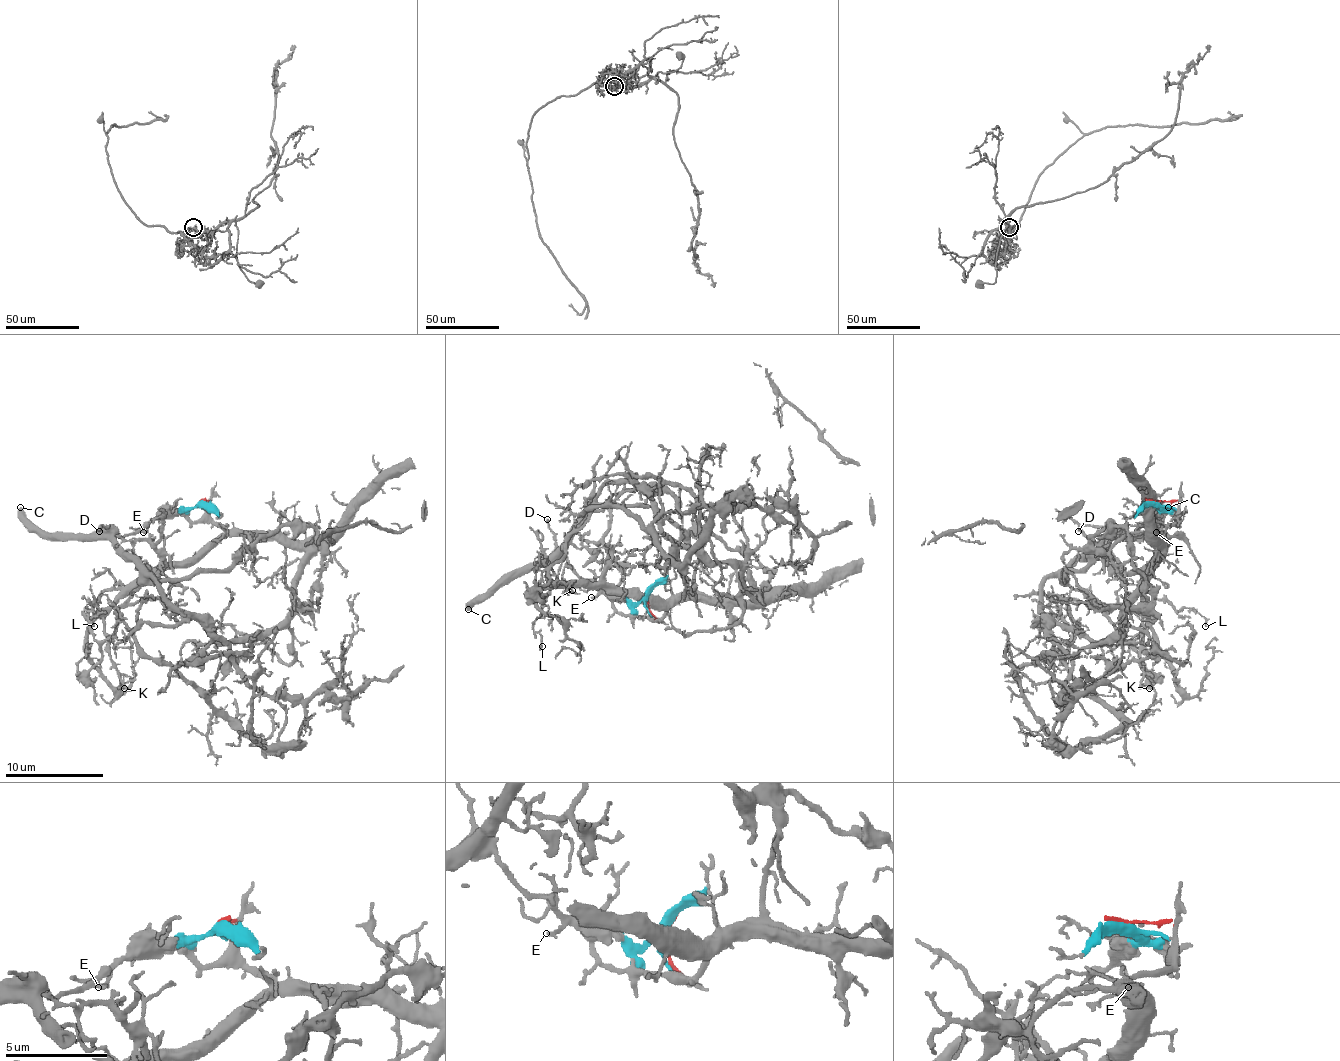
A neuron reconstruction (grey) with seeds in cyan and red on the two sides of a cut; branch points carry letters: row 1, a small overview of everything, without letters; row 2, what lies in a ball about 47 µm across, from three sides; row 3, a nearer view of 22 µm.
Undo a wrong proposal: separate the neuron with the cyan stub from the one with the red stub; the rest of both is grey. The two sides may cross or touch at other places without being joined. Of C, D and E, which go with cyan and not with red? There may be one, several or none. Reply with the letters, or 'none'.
C, D, E

